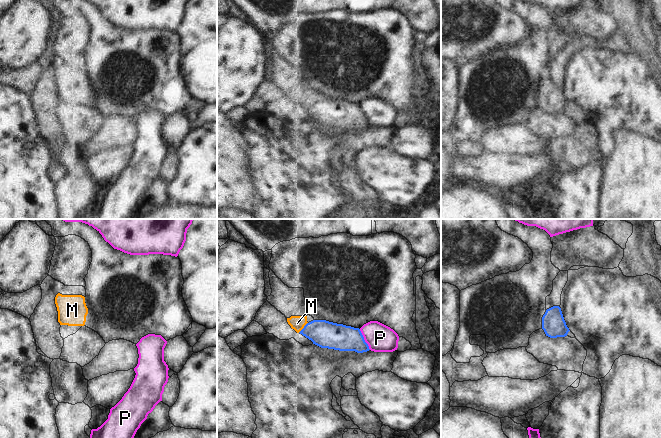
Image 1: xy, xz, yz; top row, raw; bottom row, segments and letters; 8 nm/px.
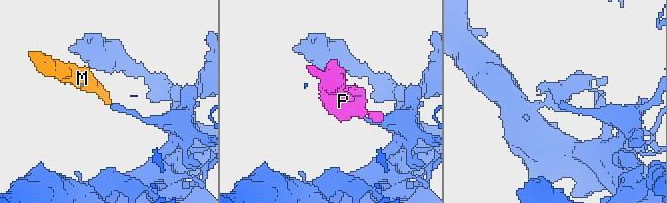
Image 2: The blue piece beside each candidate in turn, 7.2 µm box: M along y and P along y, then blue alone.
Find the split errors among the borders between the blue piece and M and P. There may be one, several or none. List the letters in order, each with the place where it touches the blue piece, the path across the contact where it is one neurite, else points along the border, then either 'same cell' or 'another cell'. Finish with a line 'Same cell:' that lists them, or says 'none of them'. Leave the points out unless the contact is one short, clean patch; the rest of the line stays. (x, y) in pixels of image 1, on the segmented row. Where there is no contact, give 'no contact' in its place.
M: meets blue in xz at (304, 327); runs through xz (325, 334), (304, 327), (297, 323); same cell
P: meets blue in xz at (363, 339); another cell
Same cell: M

